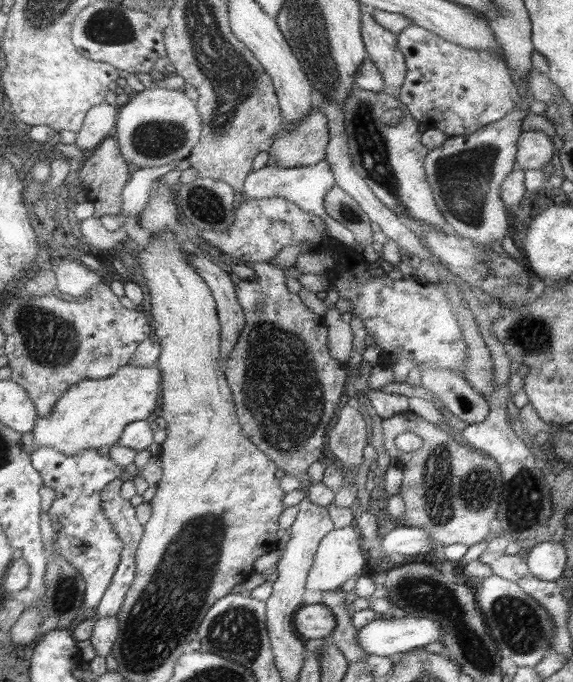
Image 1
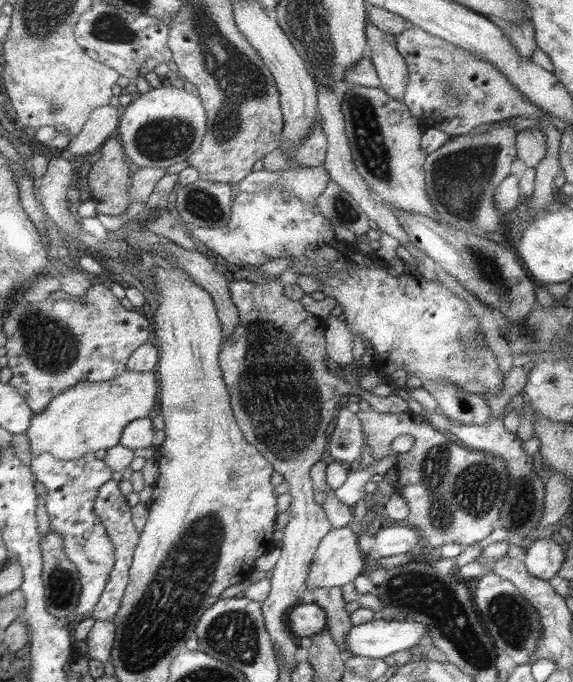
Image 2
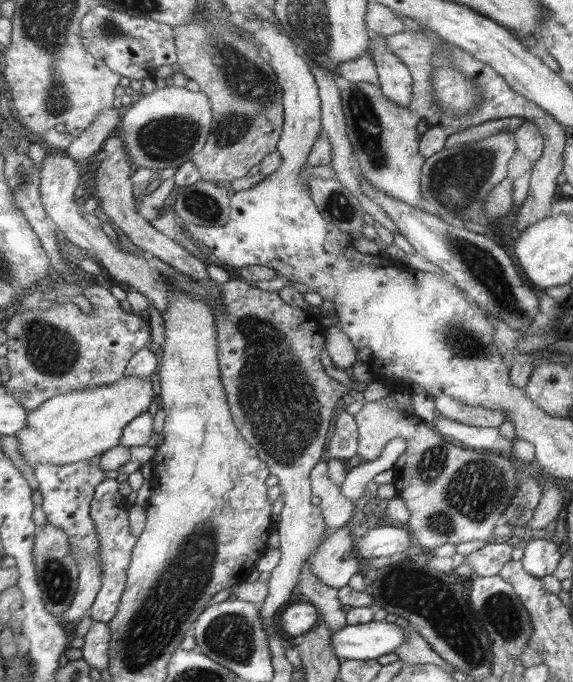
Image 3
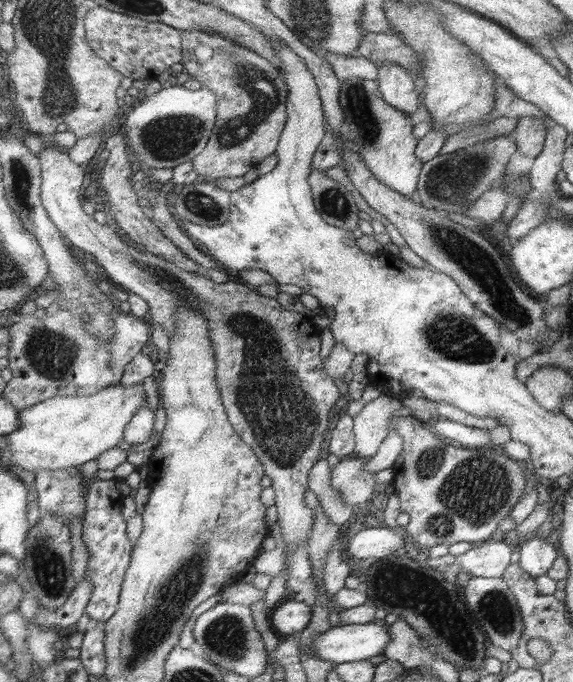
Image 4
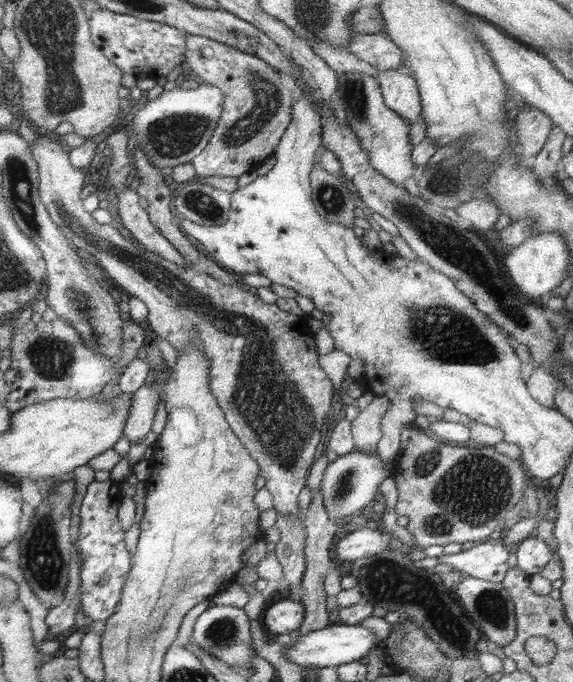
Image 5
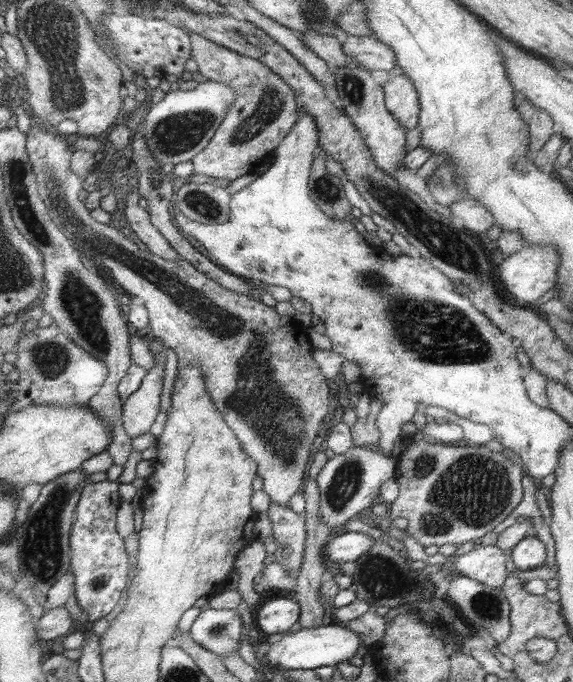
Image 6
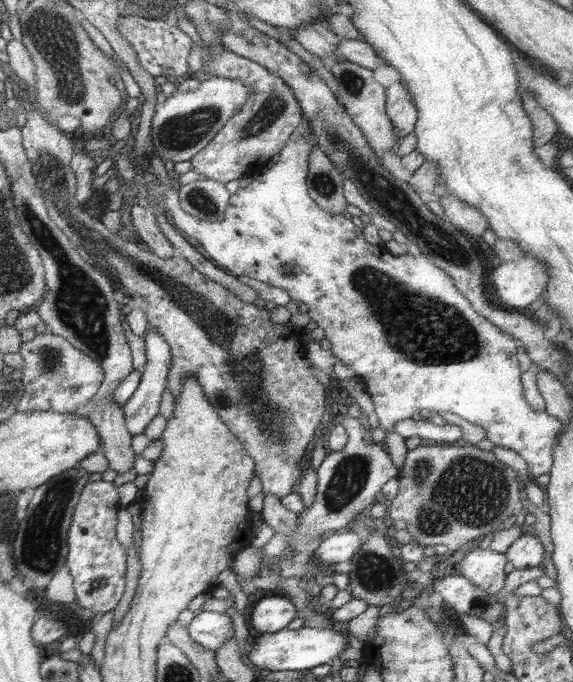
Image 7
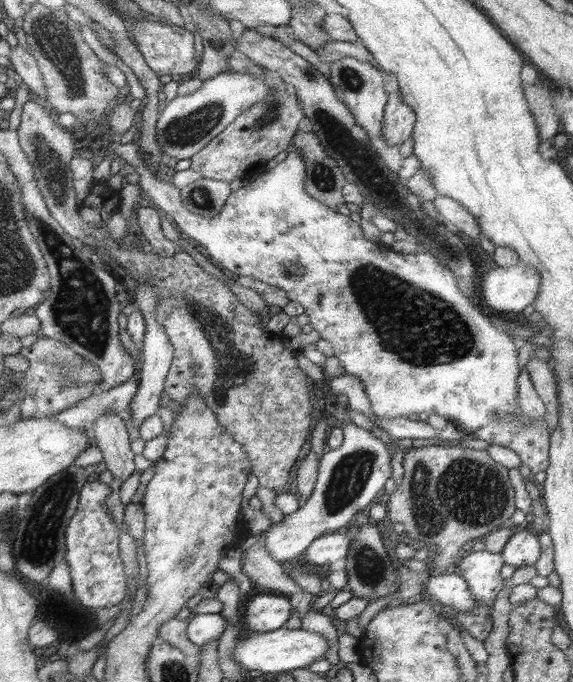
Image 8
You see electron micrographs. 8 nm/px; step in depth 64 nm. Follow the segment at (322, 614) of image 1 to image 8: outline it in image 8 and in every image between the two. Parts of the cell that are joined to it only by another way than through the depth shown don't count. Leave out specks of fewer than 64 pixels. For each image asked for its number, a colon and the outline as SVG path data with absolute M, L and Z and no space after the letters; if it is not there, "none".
2: M299 604L289 616L289 626L297 638L313 638L329 630L329 612L319 604Z
3: M297 602L289 608L285 608L279 626L285 630L285 634L289 634L289 638L299 640L307 634L313 632L313 628L319 626L319 620L323 618L323 614L319 612L319 608L315 604L309 602Z
4: M287 602L281 604L271 614L273 626L279 630L283 638L305 632L311 626L311 618L313 618L313 606L307 602Z
5: M279 600L273 602L271 608L265 612L265 624L269 628L269 634L293 634L297 632L307 620L307 608L301 600Z
6: M271 598L267 604L263 602L261 610L255 614L255 624L267 636L293 632L291 628L301 620L301 604L293 598Z
7: M271 596L271 598L261 598L253 610L251 616L251 626L261 632L261 634L277 634L281 630L287 630L287 626L299 618L301 612L297 612L297 606L289 596Z
8: M259 592L247 602L243 618L255 634L267 634L283 630L285 622L291 618L291 610L295 608L291 608L289 596L269 596Z

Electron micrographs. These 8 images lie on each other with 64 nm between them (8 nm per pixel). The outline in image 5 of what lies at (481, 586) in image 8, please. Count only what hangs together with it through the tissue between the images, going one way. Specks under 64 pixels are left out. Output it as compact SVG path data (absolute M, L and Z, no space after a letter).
M479 544L477 548L471 548L471 550L465 550L461 554L443 554L441 556L441 562L447 564L447 566L453 566L455 568L455 574L465 574L469 578L481 578L481 580L487 580L487 582L501 582L505 584L505 574L509 570L507 566L507 560L509 560L509 554L511 550L505 550L503 544Z

